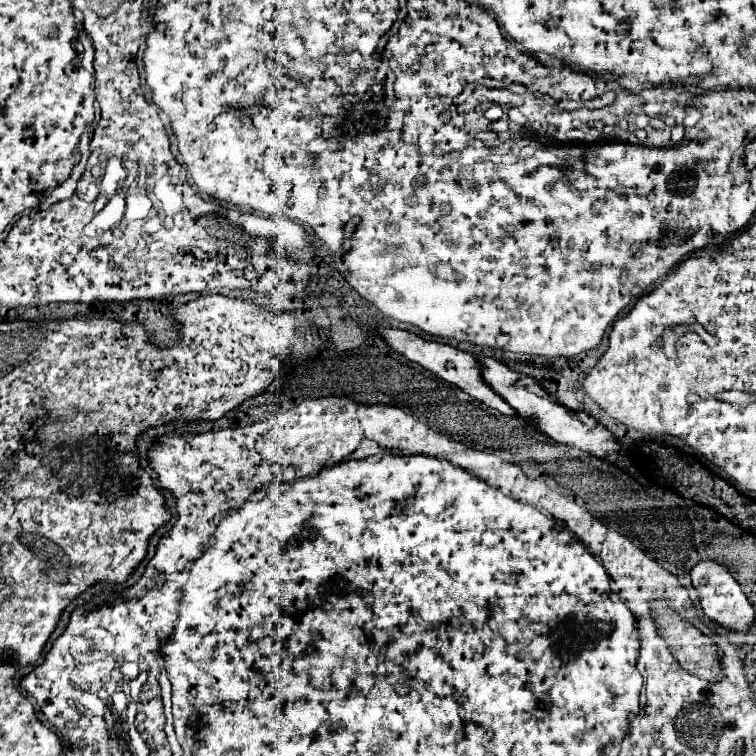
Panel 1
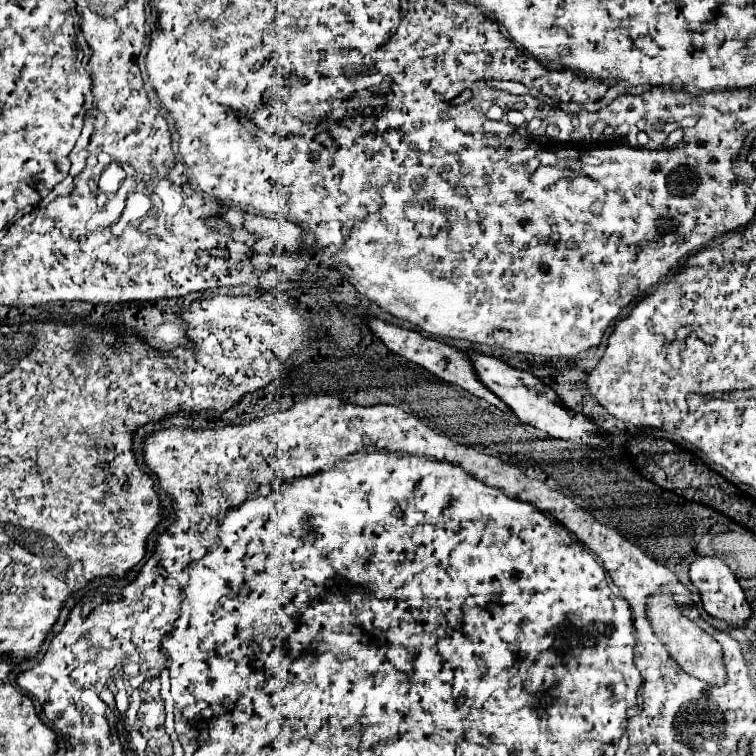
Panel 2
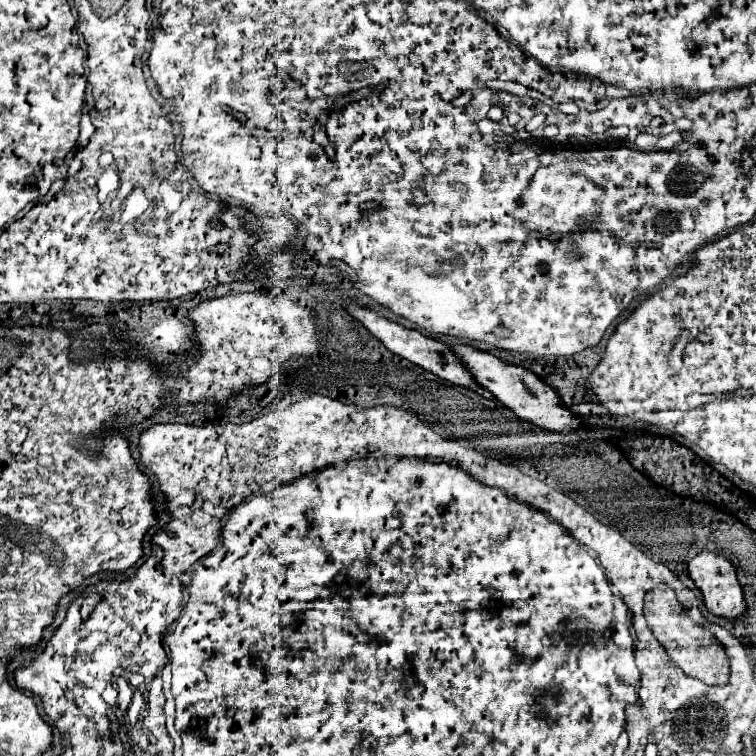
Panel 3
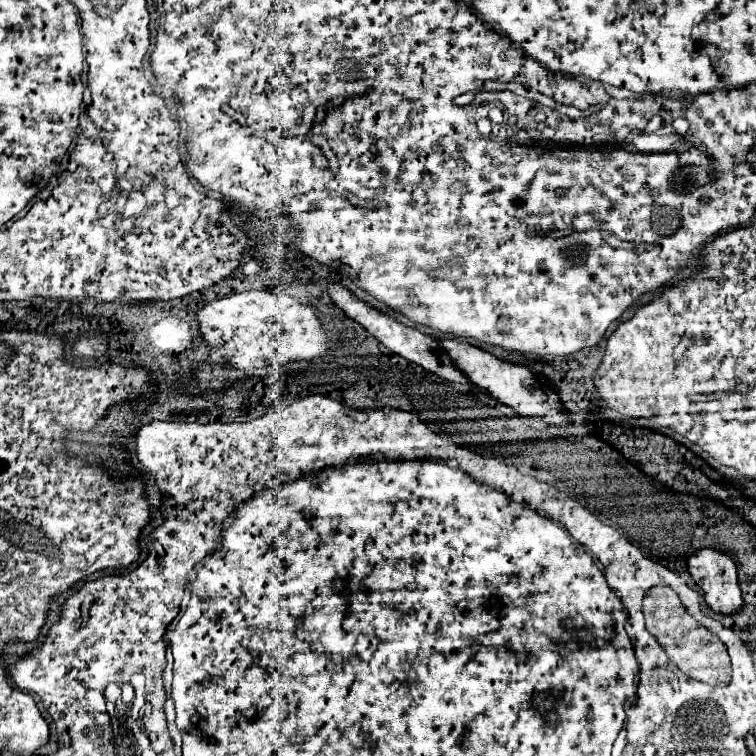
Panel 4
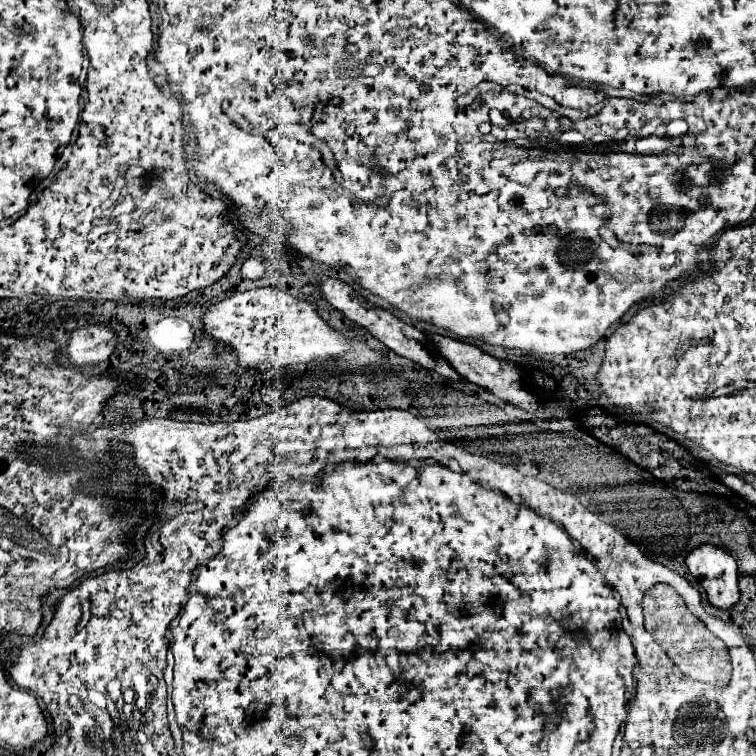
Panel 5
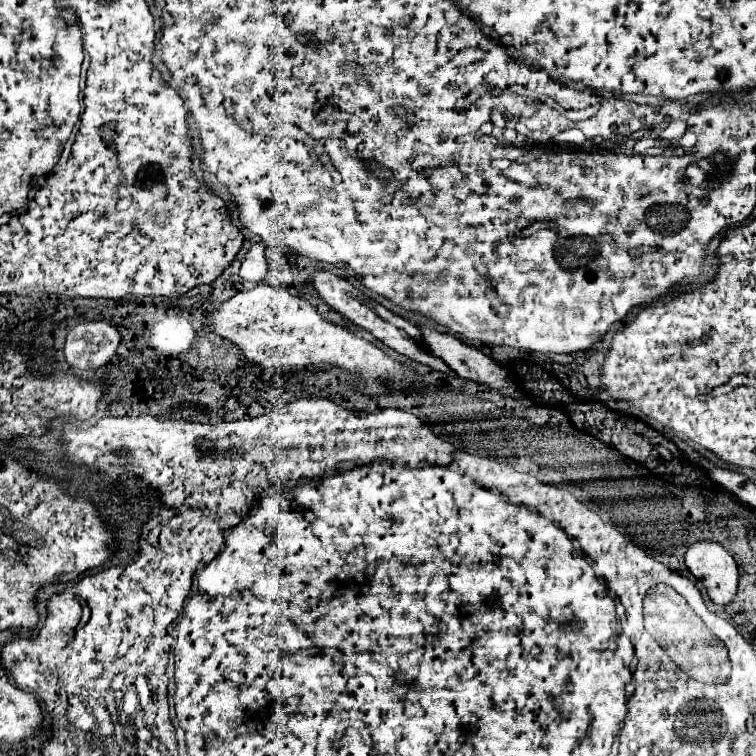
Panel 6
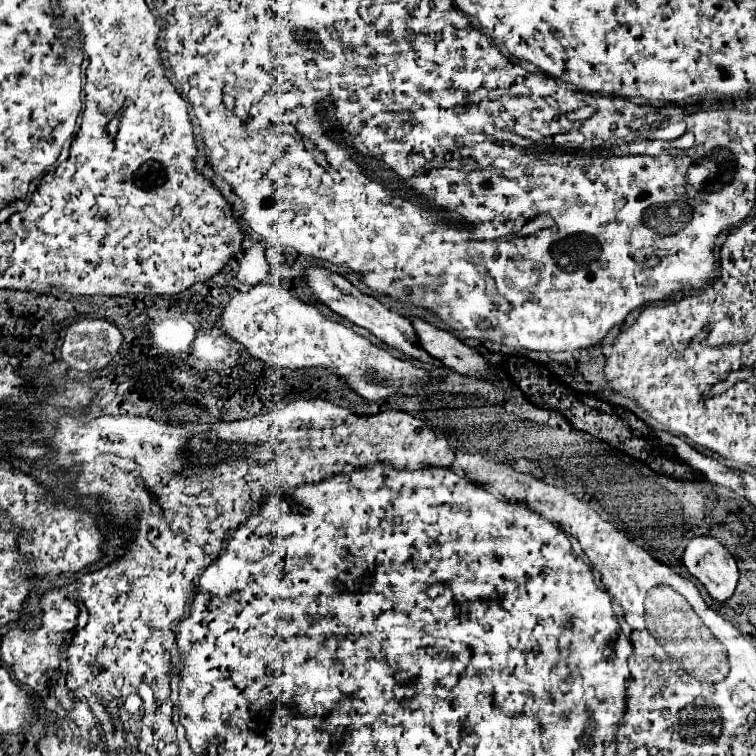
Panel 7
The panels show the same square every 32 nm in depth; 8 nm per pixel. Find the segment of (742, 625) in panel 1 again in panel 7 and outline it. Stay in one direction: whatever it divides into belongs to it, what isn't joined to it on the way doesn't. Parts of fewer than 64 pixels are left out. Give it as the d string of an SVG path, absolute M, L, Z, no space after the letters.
M694 538L682 558L688 572L698 578L714 602L724 604L736 590L738 566L732 554L714 538Z

